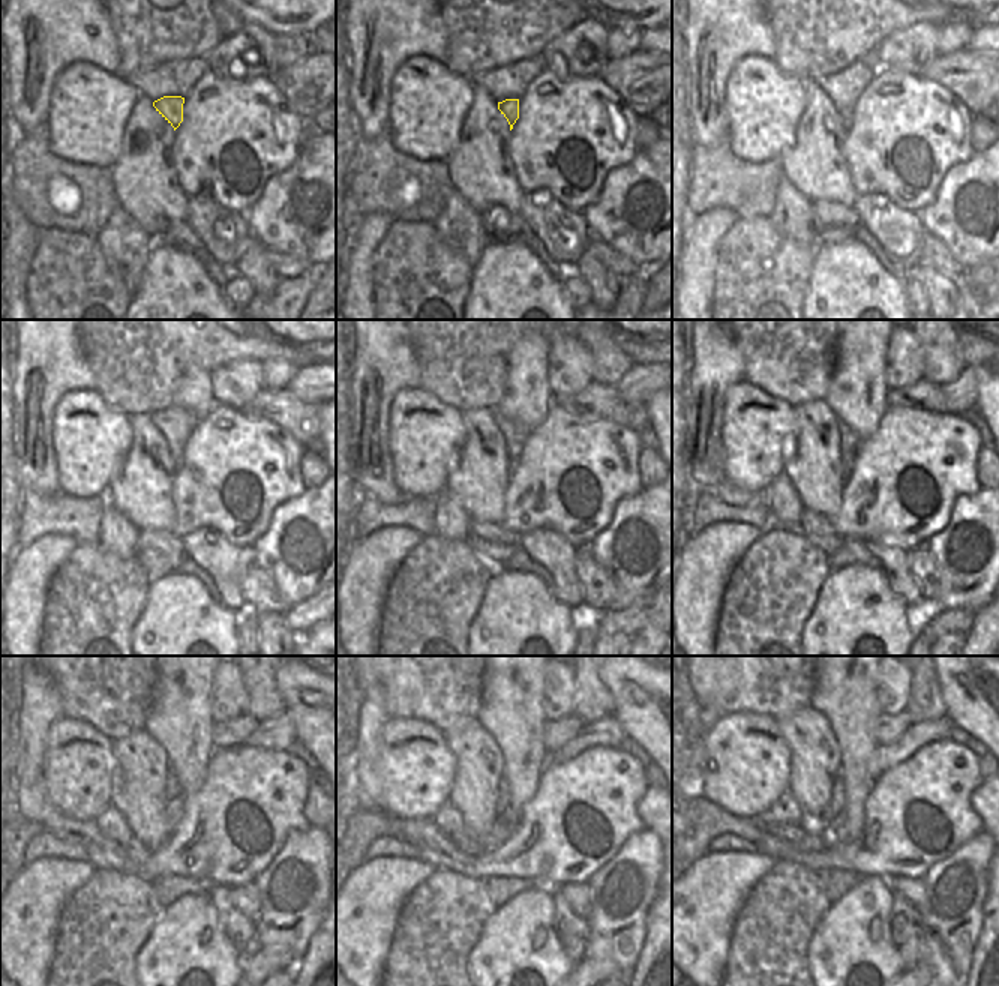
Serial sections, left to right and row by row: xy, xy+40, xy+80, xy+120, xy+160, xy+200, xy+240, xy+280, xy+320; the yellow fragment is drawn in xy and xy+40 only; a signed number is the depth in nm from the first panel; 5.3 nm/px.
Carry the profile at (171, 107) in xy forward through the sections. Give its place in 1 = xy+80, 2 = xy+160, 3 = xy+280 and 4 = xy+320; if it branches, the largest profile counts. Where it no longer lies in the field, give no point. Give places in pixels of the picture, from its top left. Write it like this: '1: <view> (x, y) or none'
1: xy+80 (845, 114)
2: xy+160 (512, 465)
3: xy+280 (507, 820)
4: xy+320 (834, 833)

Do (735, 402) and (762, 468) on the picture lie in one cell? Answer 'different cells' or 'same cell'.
same cell

